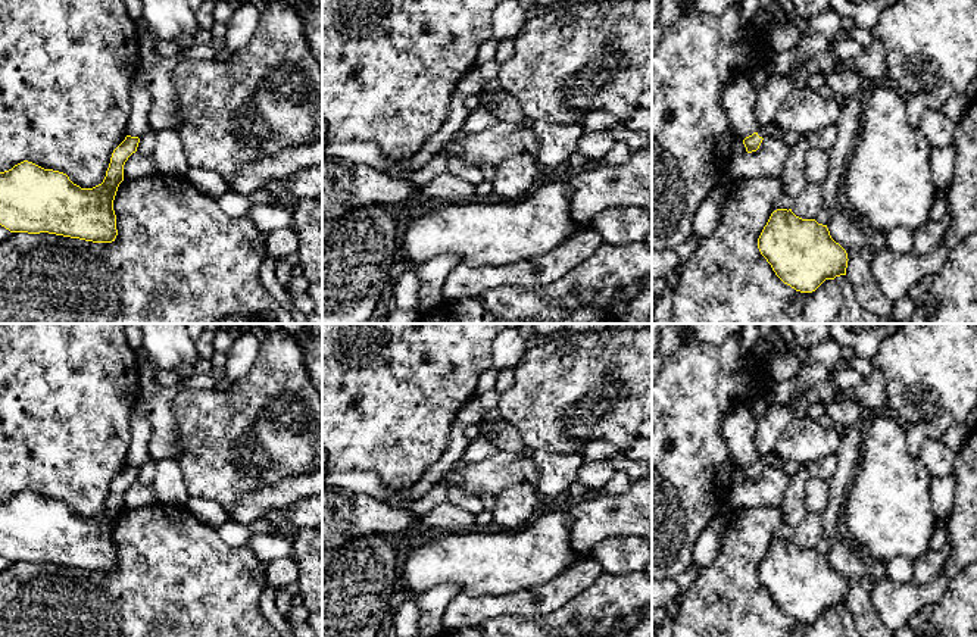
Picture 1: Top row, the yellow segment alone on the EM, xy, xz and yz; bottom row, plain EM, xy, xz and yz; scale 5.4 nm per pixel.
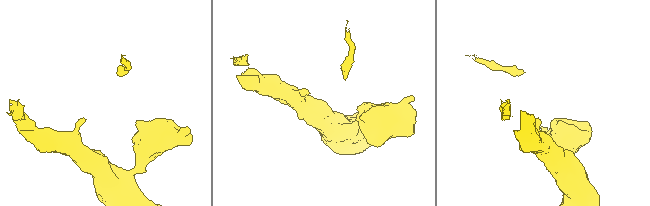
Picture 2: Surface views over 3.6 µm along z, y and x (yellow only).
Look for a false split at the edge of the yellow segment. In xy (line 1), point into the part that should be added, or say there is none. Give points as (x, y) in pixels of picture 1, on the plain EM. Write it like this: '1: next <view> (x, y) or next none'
1: next none

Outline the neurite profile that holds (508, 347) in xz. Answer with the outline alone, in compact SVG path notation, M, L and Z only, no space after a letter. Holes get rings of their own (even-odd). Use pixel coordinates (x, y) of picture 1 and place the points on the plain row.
M506 325L491 347L494 371L515 368L527 349L527 341L521 337L518 328Z

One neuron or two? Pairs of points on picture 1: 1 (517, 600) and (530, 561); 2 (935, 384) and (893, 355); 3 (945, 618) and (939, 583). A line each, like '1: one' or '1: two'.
1: two
2: one
3: two

